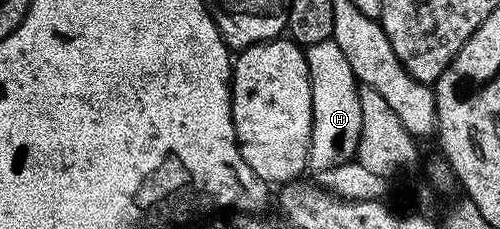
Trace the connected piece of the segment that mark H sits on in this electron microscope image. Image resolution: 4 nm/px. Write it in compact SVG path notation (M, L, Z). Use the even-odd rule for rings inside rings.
M330 40L309 45L306 56L308 78L312 84L312 145L308 149L308 160L313 170L321 171L355 158L358 139L362 135L361 86L338 43Z

